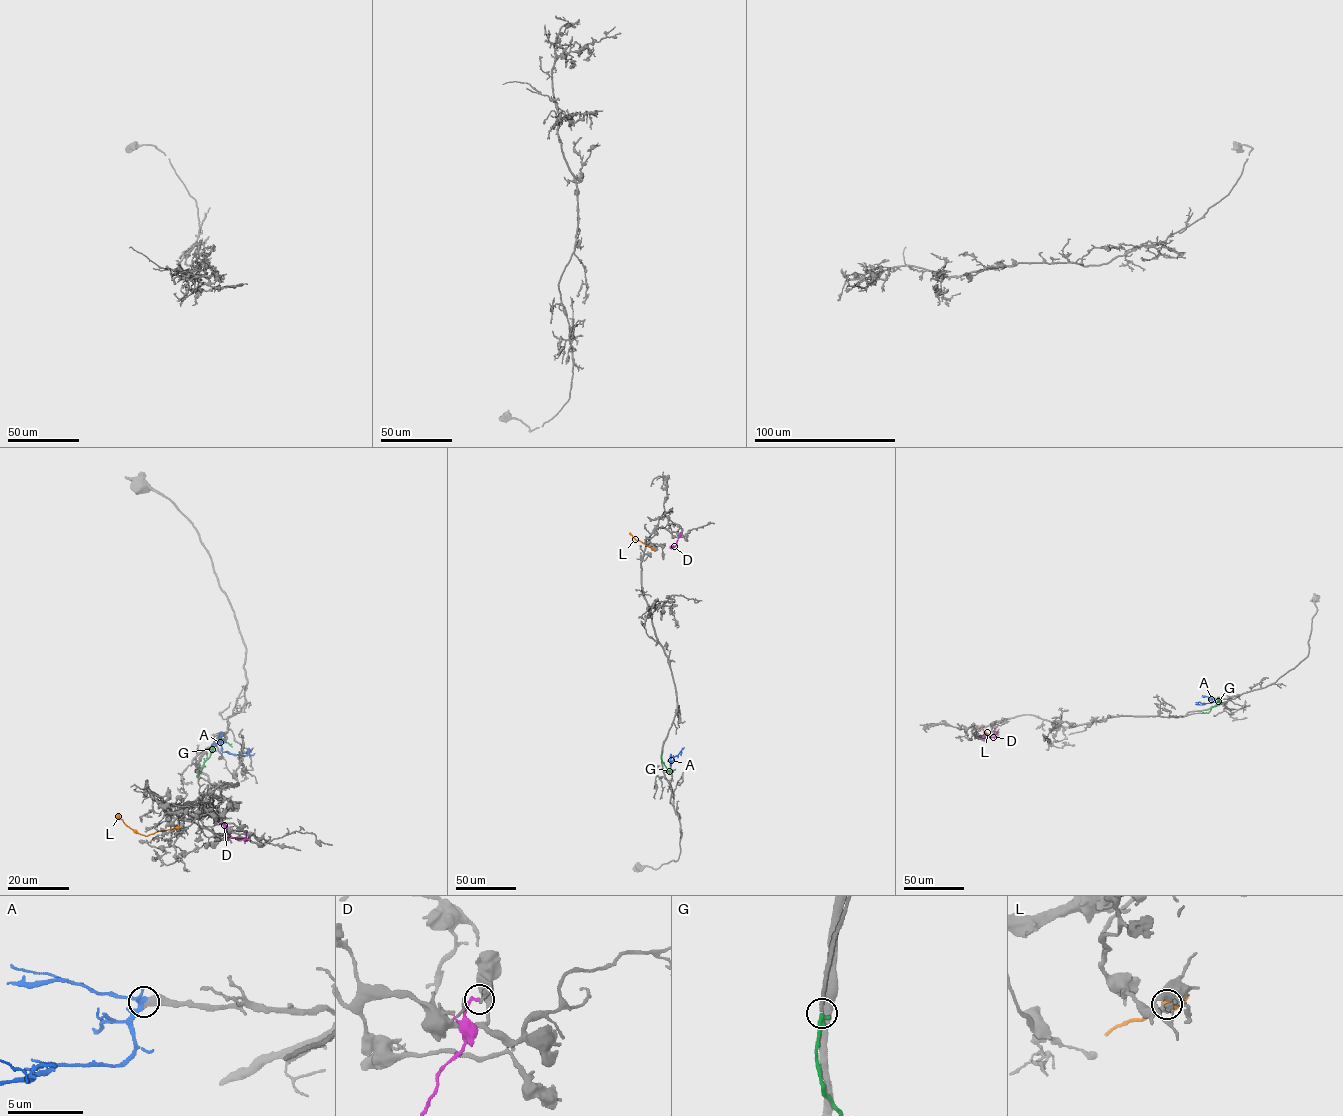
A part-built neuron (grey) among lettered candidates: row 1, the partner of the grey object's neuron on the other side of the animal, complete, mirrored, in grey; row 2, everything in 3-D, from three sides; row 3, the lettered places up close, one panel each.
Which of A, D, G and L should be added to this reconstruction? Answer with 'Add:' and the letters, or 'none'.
Add: A, G

